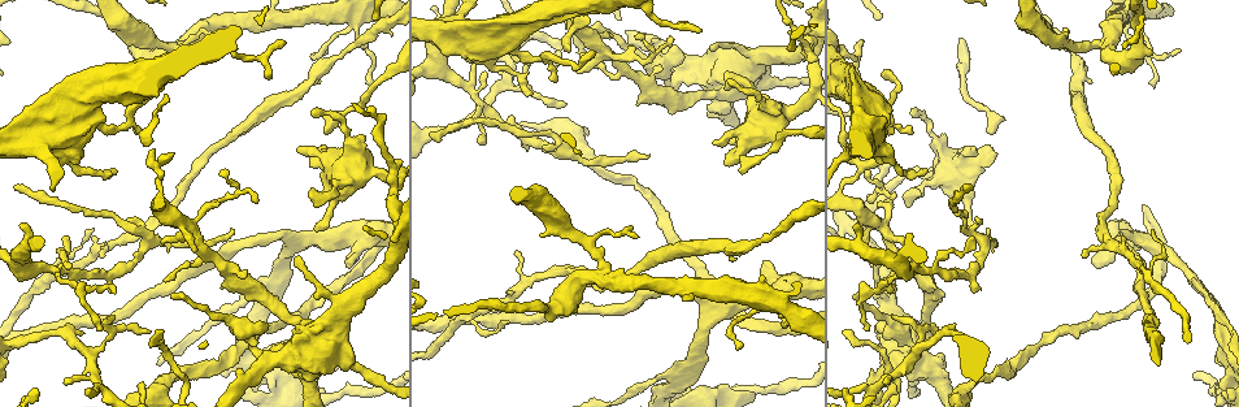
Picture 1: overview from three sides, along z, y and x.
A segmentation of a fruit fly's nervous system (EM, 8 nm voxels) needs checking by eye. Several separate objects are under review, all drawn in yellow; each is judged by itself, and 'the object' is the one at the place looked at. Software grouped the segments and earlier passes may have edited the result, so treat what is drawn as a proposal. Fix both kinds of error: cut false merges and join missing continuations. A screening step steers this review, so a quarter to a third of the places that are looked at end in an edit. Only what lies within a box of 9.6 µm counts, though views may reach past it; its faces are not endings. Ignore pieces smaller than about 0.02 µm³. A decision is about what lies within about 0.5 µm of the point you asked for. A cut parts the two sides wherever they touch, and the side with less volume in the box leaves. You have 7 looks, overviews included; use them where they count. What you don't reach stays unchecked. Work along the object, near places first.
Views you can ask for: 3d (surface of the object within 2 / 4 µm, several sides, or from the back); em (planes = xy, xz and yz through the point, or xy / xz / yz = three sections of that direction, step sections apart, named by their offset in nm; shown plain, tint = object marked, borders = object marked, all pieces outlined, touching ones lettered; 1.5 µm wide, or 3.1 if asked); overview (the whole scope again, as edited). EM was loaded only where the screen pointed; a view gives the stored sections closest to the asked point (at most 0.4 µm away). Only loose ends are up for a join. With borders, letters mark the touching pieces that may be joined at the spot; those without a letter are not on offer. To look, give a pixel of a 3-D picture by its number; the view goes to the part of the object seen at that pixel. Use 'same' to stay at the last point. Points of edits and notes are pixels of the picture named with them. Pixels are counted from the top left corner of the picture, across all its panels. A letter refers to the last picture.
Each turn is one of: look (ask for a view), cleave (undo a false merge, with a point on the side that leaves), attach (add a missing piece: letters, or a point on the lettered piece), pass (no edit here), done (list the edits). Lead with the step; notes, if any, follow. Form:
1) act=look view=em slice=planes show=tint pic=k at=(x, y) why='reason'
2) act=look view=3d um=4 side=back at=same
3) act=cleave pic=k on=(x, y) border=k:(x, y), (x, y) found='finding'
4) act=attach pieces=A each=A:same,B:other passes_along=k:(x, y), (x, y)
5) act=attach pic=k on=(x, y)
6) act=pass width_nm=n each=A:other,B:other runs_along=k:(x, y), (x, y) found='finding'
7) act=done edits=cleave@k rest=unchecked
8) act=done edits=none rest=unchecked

act=look view=em slice=planes show=tint pic=1 at=(855, 124)

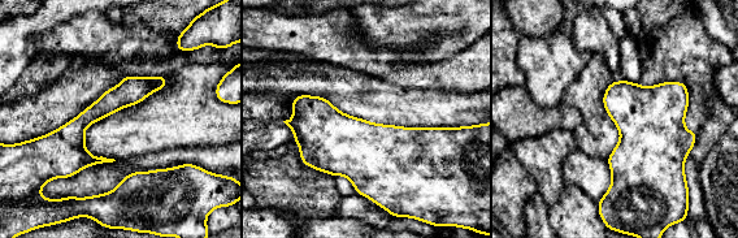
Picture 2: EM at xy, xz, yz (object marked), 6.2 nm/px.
act=look view=em slice=planes show=borders at=same why='what lies round it'

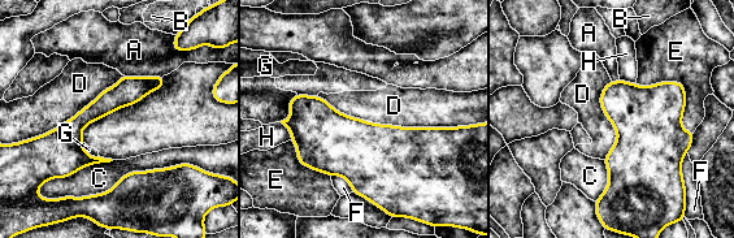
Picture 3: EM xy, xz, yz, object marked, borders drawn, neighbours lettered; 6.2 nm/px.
act=pass longest_contact=D:850nm each=A:other,B:other,C:other,D:other,E:other,F:other,G:other,H:other runs_along=3:(160, 79), (91, 112), (66, 173) found='all the same neuron'

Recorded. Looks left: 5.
act=look view=em slice=planes show=borders pic=1 at=(634, 236) why='an open end'

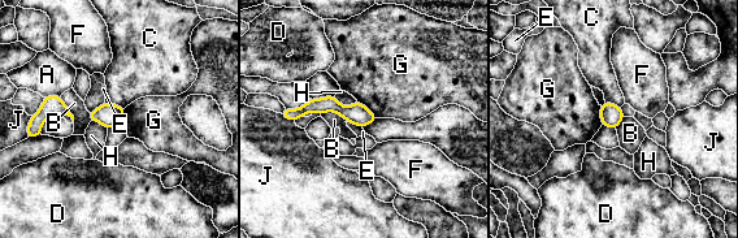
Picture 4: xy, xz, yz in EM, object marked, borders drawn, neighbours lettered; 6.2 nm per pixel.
act=pass each=A:other,B:other,C:other,D:other,E:other,F:other,G:other,H:other,J:other runs_along=4:(285, 113), (335, 105), (372, 117) found='no lettered piece goes on from it'

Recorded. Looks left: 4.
act=look view=em slice=xy step=4 show=tint pic=1 at=(982, 380) why='sudden change in width'

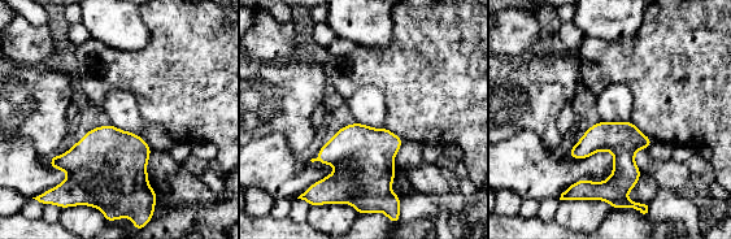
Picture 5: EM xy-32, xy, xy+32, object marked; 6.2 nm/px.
act=look view=em slice=planes show=borders at=same why='cut it another way'

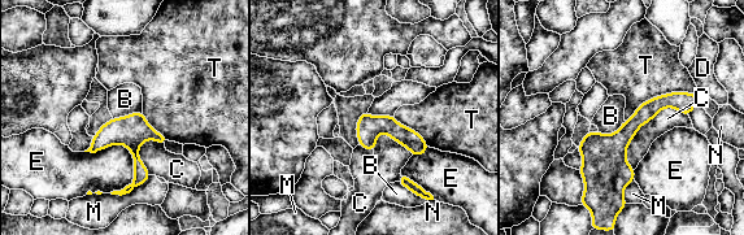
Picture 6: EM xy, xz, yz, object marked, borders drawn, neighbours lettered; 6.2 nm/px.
act=pass each=B:other,C:other,D:other,E:other,M:other,N:other,T:other border=6:(688, 116), (662, 108), (627, 164) found='one neuron here'

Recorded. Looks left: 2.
act=done edits=none rest=unchecked

